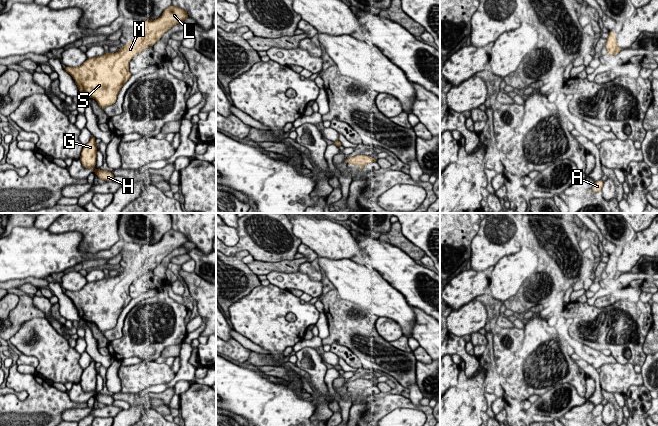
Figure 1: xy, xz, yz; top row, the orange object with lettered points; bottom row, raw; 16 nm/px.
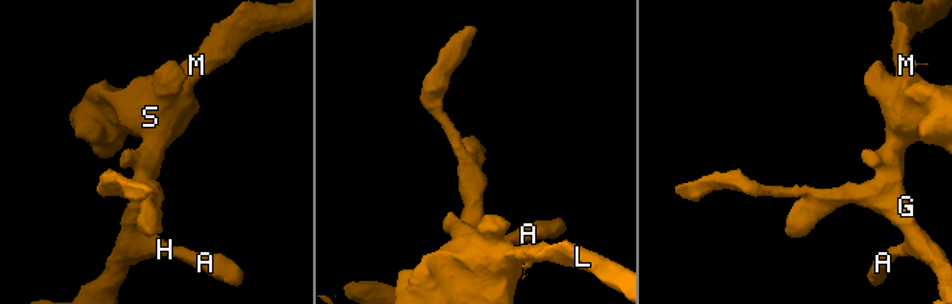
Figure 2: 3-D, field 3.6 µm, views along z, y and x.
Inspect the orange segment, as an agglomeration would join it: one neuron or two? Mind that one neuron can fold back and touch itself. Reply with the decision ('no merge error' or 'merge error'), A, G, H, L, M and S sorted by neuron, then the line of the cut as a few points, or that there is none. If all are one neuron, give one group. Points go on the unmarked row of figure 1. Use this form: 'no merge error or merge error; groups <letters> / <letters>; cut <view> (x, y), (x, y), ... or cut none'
no merge error; groups A G H L M S; cut none

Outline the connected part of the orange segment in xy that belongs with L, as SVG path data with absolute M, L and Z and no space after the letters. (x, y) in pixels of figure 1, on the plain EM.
M175 230L166 232L162 239L155 244L144 244L136 260L116 277L87 283L79 291L65 290L82 319L93 322L103 334L114 328L123 309L132 297L129 287L134 280L149 270L154 270L163 258L176 248L189 242L186 235Z

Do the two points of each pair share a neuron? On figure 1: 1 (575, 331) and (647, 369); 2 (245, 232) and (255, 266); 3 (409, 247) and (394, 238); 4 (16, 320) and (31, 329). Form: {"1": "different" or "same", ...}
{"1": "different", "2": "different", "3": "same", "4": "different"}

